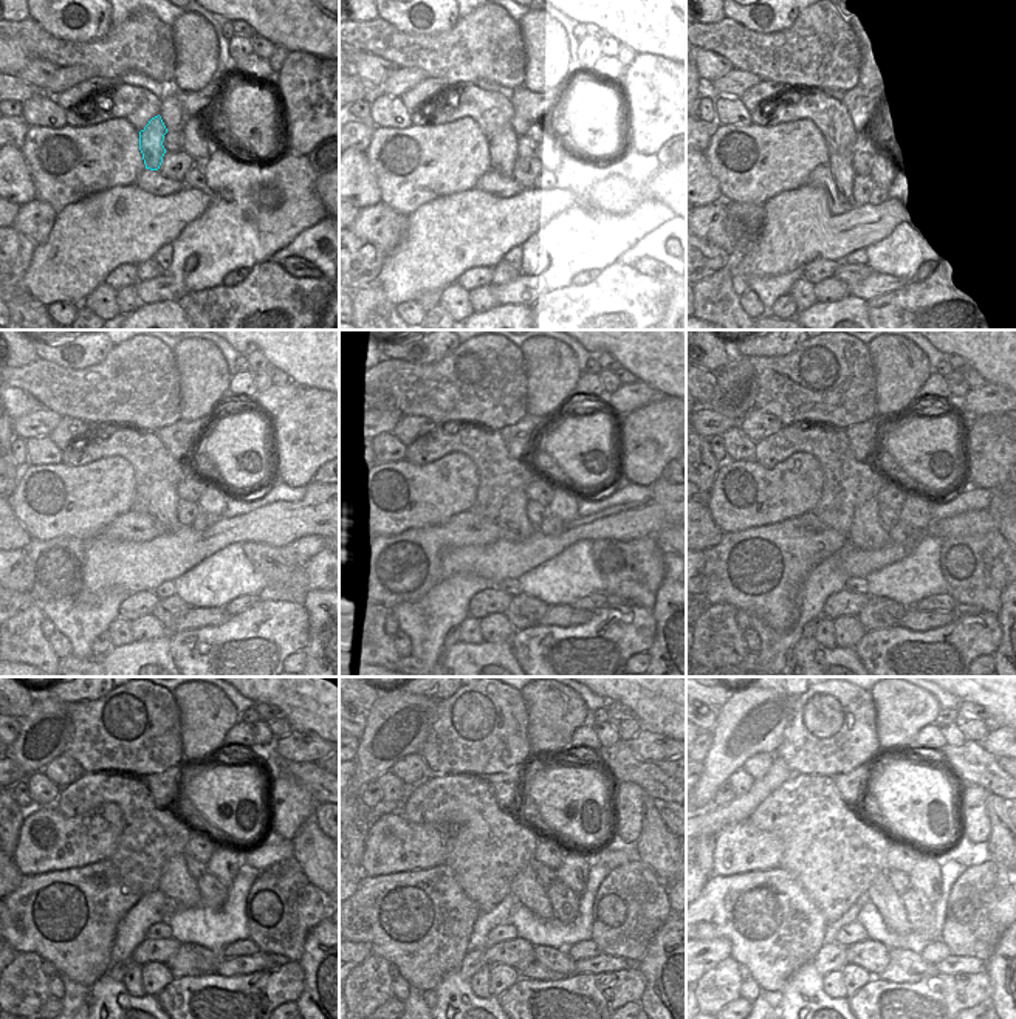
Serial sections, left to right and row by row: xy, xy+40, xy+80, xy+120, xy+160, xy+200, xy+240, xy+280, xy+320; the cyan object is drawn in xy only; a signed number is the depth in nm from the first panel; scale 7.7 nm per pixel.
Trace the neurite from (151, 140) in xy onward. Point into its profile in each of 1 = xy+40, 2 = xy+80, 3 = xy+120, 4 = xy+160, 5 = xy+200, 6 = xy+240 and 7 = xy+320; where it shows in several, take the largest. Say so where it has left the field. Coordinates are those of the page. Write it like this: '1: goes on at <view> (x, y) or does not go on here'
1: goes on at xy+40 (504, 146)
2: goes on at xy+80 (861, 152)
3: goes on at xy+120 (163, 508)
4: goes on at xy+160 (513, 521)
5: goes on at xy+200 (868, 533)
6: goes on at xy+240 (177, 883)
7: goes on at xy+320 (889, 905)

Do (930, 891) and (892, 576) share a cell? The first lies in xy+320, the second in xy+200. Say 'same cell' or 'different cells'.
different cells

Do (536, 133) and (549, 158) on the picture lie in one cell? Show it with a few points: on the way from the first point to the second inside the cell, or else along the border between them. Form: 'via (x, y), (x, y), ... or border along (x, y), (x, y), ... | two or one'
via (542, 140), (549, 146), (549, 152) | one

